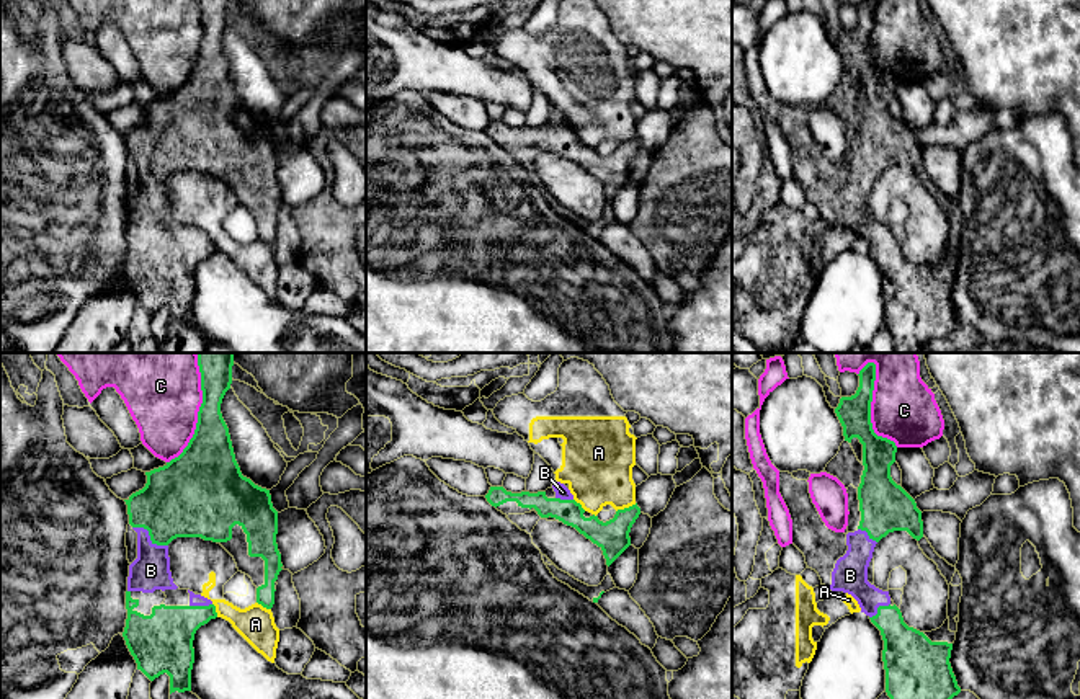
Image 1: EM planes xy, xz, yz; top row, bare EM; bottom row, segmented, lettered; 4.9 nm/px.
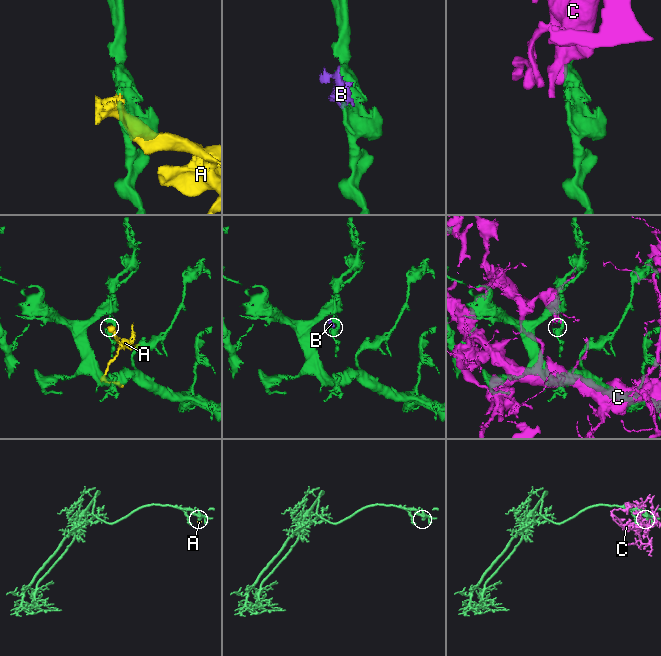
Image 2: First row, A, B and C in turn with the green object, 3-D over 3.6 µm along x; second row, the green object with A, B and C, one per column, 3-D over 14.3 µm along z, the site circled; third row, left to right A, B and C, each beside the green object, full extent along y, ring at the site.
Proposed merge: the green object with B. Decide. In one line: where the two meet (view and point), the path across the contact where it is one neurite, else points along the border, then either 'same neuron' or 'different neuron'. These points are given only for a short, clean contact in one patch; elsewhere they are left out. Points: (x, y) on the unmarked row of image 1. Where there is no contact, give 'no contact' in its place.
meets green in xy at (149, 169); same neuron

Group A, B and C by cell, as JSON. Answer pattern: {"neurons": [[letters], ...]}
{"neurons": [["A"], ["B"], ["C"]]}

